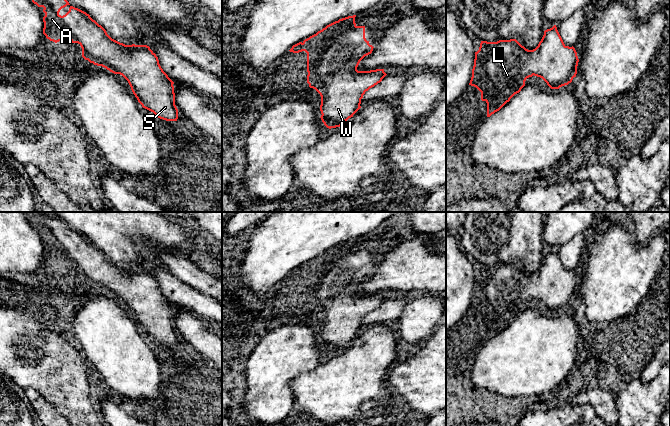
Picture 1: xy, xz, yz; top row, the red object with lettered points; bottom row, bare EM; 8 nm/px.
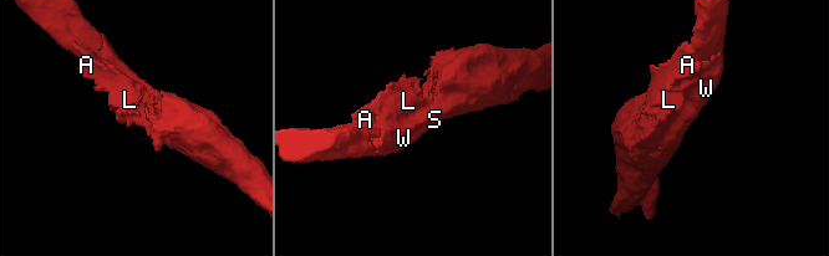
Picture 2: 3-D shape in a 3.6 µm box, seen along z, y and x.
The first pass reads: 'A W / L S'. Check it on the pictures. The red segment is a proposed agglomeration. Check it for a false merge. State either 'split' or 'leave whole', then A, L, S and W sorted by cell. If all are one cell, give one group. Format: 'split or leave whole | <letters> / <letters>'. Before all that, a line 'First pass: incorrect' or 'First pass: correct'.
First pass: incorrect
leave whole | A L S W

